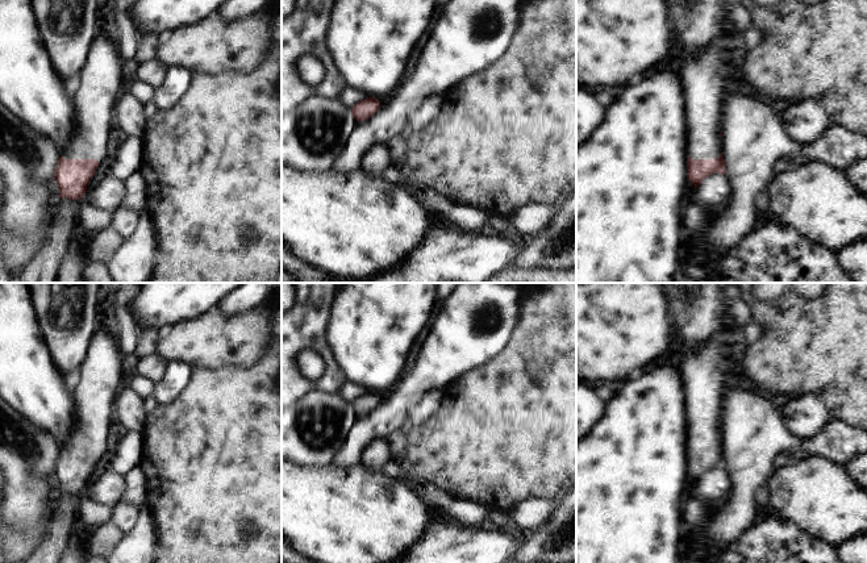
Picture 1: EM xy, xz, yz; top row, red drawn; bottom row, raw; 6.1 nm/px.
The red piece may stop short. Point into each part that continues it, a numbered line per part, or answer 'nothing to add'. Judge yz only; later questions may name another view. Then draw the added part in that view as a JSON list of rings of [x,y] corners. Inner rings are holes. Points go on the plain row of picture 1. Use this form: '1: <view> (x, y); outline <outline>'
1: yz (701, 370); outline [[[713,338],[680,356],[678,371],[685,403],[687,449],[691,454],[717,454],[724,446],[720,409],[728,387],[720,341]]]

